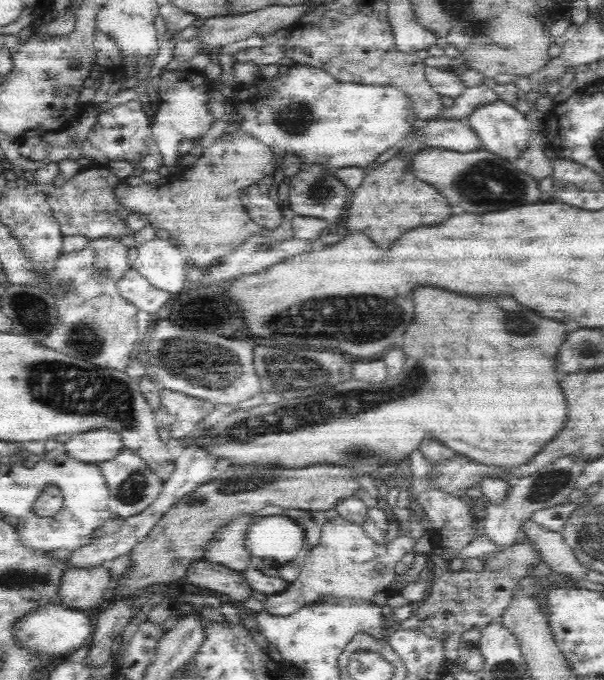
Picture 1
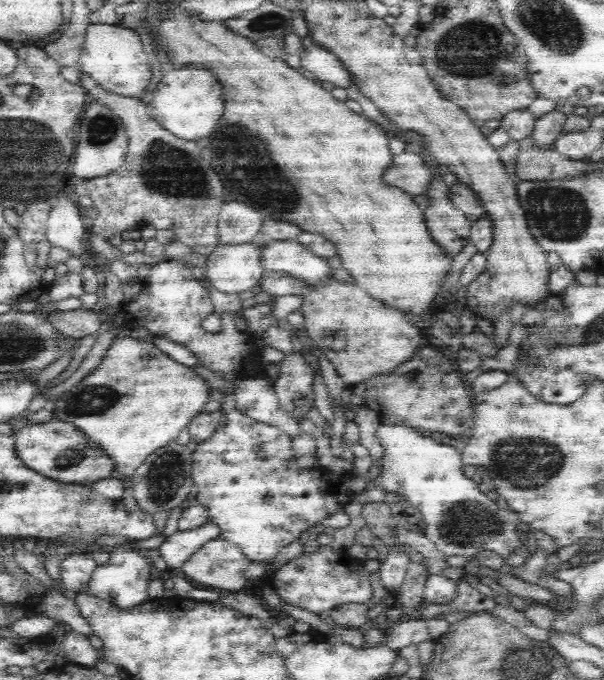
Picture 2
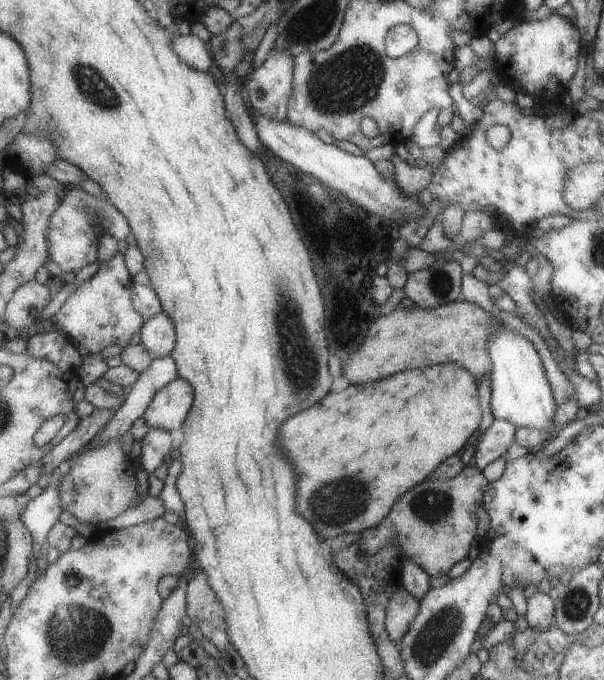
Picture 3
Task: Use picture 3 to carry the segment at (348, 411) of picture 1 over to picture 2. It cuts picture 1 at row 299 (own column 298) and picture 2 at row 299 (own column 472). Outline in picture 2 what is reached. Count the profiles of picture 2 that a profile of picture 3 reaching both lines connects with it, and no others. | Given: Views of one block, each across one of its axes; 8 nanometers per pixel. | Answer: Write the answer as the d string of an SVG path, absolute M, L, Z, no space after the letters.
M174 14L162 26L162 42L176 54L176 64L206 62L226 82L226 110L210 134L210 150L214 156L212 166L232 198L256 208L264 218L270 216L296 224L302 232L322 234L334 244L334 254L350 272L354 284L380 304L400 310L406 316L430 314L436 296L452 274L454 254L430 232L426 210L416 204L416 196L382 180L384 172L394 168L386 132L348 110L344 102L332 98L320 82L304 78L300 70L292 70L282 60L266 58L248 38L232 34L222 22L196 22Z

